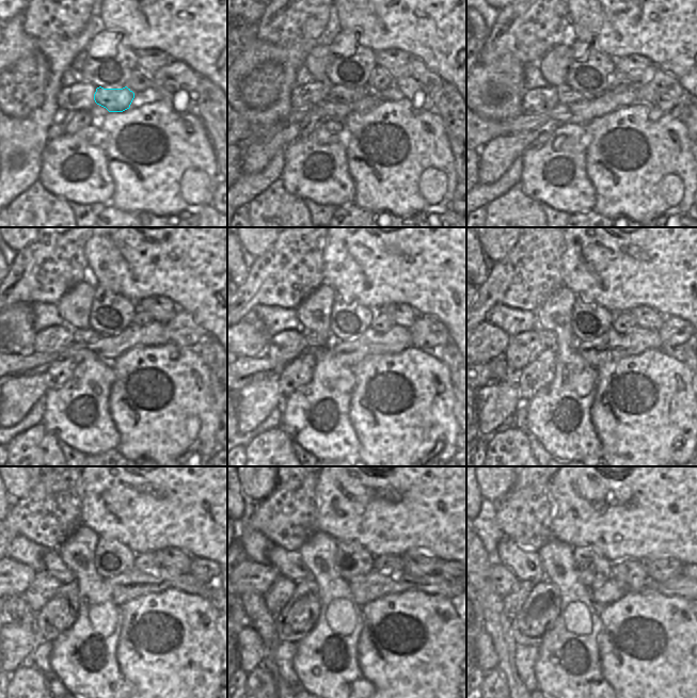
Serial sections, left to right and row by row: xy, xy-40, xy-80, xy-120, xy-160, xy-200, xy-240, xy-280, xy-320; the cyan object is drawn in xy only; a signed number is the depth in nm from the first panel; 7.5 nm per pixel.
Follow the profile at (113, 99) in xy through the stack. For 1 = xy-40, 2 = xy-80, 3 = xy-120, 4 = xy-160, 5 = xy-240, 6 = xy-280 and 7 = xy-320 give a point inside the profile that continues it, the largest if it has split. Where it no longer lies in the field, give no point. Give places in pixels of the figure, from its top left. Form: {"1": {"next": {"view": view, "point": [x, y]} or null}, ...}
{"1": {"next": {"view": "xy-40", "point": [339, 94]}}, "2": {"next": {"view": "xy-80", "point": [565, 94]}}, "3": {"next": {"view": "xy-120", "point": [88, 335]}}, "4": {"next": {"view": "xy-160", "point": [314, 342]}}, "5": {"next": {"view": "xy-240", "point": [54, 566]}}, "6": {"next": {"view": "xy-280", "point": [288, 562]}}, "7": {"next": {"view": "xy-320", "point": [526, 566]}}}

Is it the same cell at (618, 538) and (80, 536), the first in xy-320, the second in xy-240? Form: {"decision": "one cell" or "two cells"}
{"decision": "two cells"}

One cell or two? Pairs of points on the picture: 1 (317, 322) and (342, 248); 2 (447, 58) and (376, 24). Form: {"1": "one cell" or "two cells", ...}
{"1": "two cells", "2": "one cell"}

